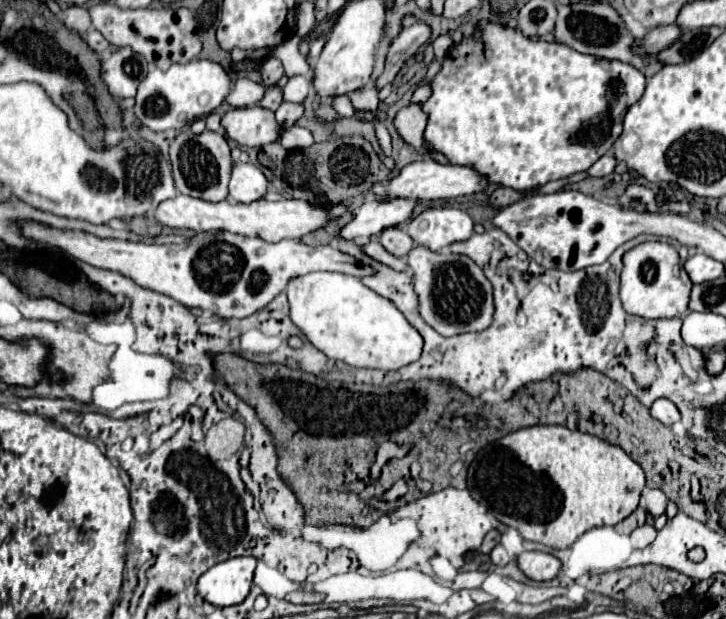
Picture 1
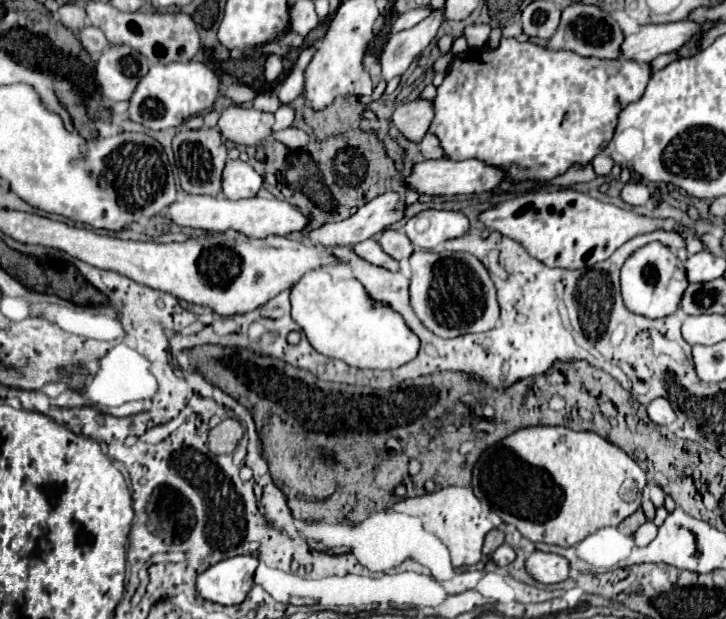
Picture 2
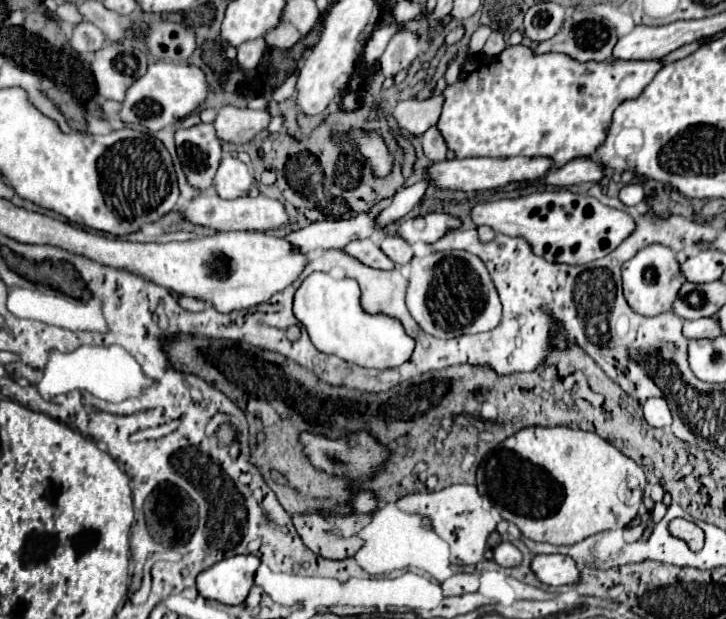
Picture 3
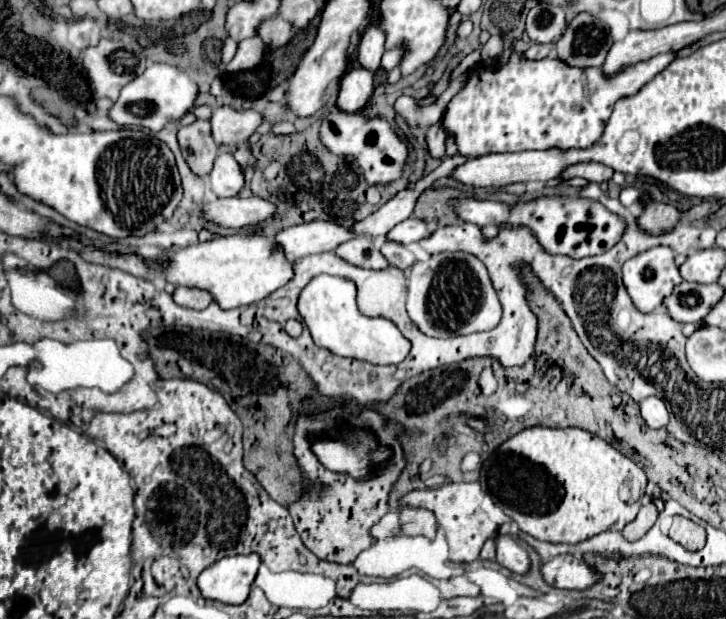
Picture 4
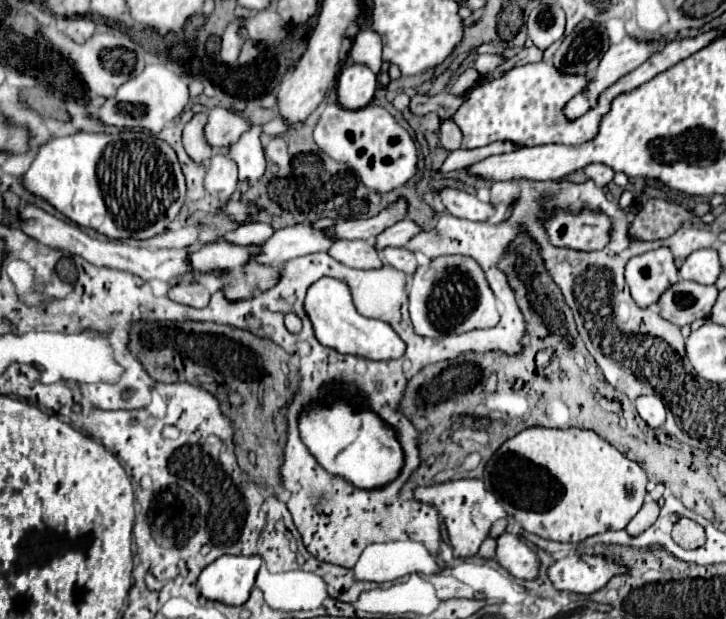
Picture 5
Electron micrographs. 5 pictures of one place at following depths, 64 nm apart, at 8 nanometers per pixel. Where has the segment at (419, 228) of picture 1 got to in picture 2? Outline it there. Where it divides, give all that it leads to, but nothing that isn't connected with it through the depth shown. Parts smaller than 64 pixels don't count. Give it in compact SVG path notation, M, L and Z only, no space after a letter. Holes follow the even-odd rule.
M424 210L406 222L404 232L414 246L436 248L444 240L468 232L468 218L462 212Z

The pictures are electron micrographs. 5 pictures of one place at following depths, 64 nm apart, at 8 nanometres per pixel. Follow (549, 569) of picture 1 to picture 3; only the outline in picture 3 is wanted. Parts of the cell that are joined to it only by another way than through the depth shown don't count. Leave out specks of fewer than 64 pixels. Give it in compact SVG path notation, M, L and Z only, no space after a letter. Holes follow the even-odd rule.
M550 554L550 556L534 556L532 570L540 578L542 584L562 586L580 582L580 572L576 562L570 556Z

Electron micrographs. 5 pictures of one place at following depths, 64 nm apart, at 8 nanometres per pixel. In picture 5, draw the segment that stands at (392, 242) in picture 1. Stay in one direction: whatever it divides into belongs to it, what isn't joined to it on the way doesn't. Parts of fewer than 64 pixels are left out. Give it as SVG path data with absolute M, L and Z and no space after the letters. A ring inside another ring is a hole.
M384 248L382 252L384 252L386 264L402 270L408 276L412 276L416 272L418 264L416 264L416 258L410 250L406 250L406 248Z

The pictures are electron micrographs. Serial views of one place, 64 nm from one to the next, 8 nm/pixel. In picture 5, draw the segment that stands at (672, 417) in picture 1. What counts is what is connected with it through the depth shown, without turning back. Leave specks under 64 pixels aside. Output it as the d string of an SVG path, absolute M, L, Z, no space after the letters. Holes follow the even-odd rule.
M640 396L634 400L636 404L636 410L640 414L640 418L652 426L652 428L658 428L664 424L666 420L666 410L664 410L664 402L658 398L658 396Z

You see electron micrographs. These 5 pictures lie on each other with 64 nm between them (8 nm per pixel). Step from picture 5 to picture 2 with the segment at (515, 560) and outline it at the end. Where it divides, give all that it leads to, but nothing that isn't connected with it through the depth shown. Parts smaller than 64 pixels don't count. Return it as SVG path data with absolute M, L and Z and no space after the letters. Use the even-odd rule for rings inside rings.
M502 544L502 546L492 554L492 560L494 560L494 564L498 564L498 566L508 566L510 562L516 560L516 552L514 552L514 548L510 548L508 544Z

